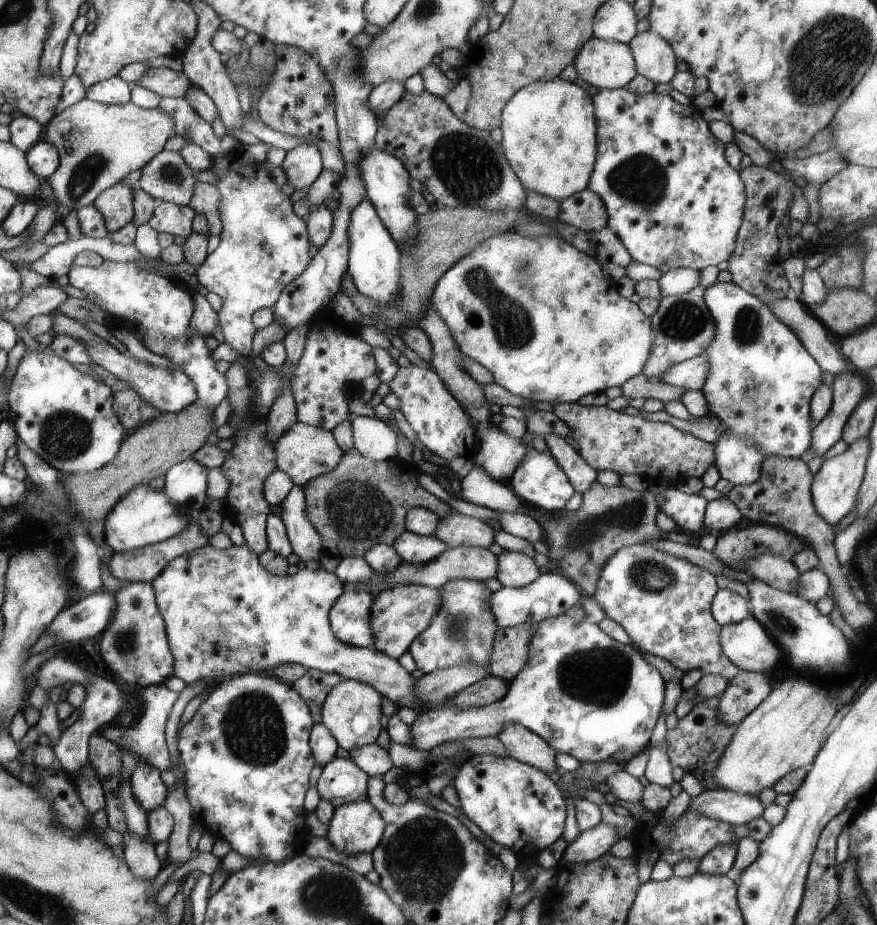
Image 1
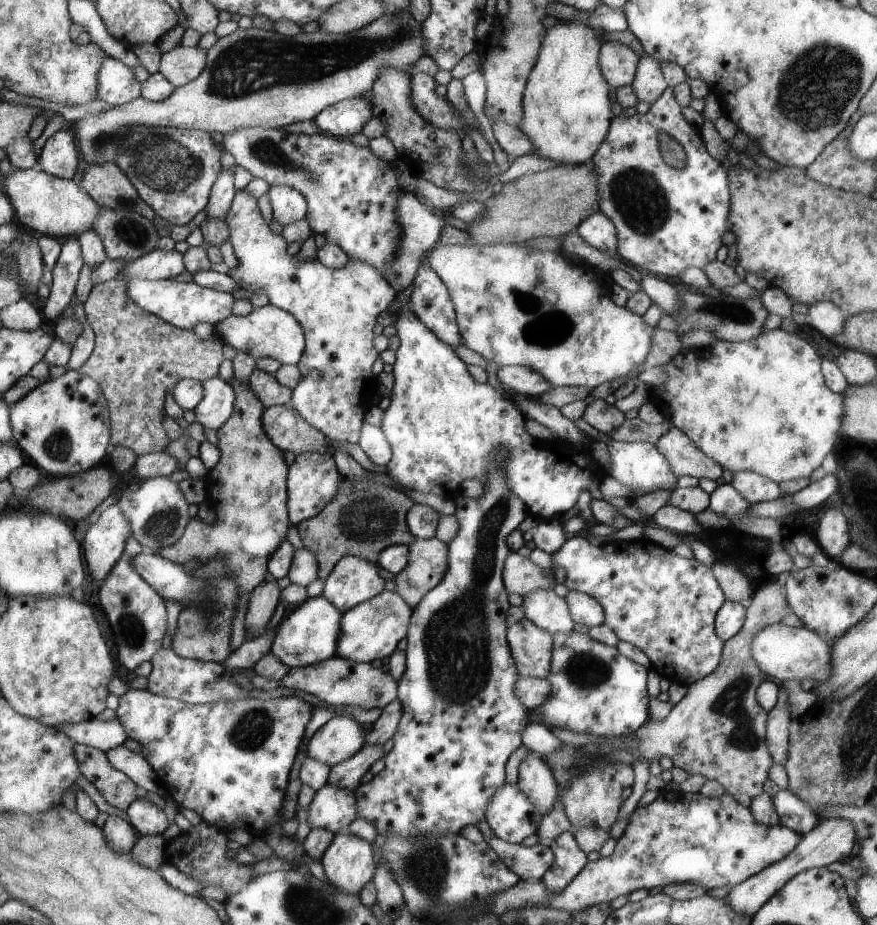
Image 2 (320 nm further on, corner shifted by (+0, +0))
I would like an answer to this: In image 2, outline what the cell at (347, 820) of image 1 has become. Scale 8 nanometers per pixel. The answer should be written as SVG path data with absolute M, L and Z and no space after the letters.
M345 830L337 833L321 861L328 881L345 894L360 894L376 874L375 845Z

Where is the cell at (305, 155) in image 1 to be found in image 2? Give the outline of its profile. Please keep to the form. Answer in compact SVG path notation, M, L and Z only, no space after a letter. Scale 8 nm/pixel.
M274 185L267 193L274 219L282 226L308 217L309 202L301 190L288 185Z

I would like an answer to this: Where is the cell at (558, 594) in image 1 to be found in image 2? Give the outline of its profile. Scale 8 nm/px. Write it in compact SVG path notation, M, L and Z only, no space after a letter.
M568 590L563 598L577 628L587 629L603 623L603 610L593 598L575 590Z

